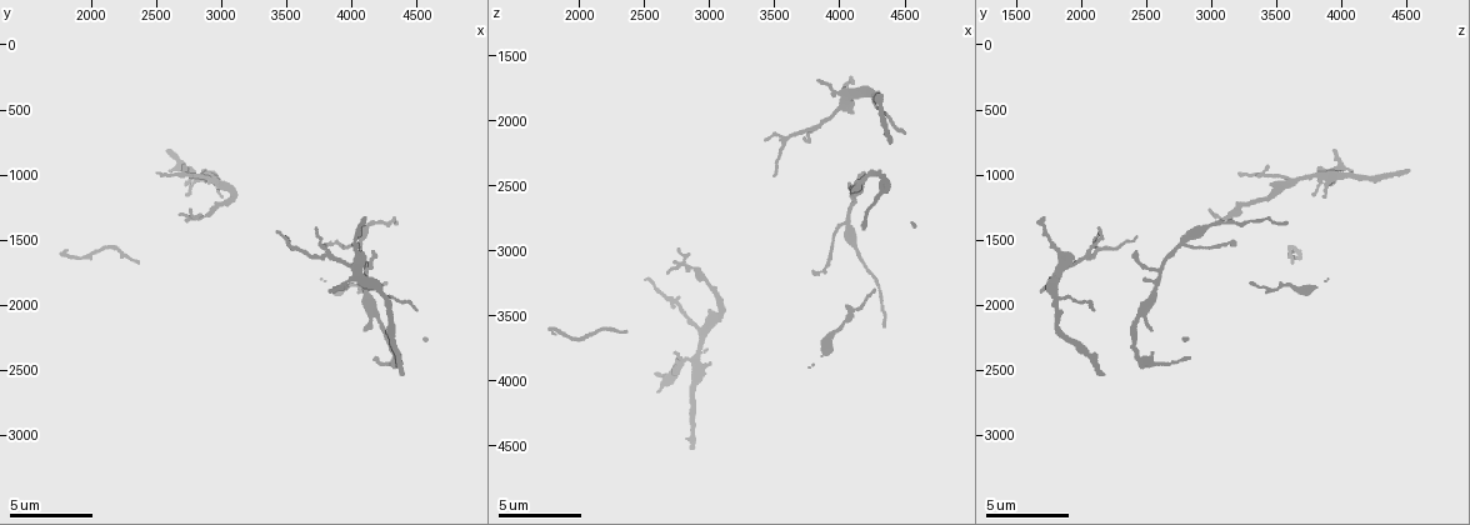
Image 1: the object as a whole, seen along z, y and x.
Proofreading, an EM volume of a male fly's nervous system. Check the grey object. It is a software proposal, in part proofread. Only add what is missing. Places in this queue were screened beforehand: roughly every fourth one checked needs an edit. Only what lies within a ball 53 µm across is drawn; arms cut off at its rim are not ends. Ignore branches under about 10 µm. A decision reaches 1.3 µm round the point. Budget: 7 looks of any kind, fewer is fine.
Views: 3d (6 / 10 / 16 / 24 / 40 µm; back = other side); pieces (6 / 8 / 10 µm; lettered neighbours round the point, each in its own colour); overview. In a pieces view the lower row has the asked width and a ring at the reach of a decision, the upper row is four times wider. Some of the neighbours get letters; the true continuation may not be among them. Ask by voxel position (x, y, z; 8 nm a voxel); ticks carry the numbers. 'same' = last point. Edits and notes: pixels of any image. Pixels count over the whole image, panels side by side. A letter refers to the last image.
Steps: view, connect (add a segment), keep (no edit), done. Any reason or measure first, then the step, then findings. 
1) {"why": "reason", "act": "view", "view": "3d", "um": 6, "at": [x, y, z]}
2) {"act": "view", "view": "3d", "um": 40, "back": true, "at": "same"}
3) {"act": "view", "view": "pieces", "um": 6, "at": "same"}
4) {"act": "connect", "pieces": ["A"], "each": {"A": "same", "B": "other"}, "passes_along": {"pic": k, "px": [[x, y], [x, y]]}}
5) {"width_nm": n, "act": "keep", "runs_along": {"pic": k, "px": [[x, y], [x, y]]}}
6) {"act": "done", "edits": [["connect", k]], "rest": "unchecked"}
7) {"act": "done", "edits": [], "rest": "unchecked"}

{"why": "branch stops here", "act": "view", "view": "pieces", "um": 8, "at": [4160, 1600, 2400]}

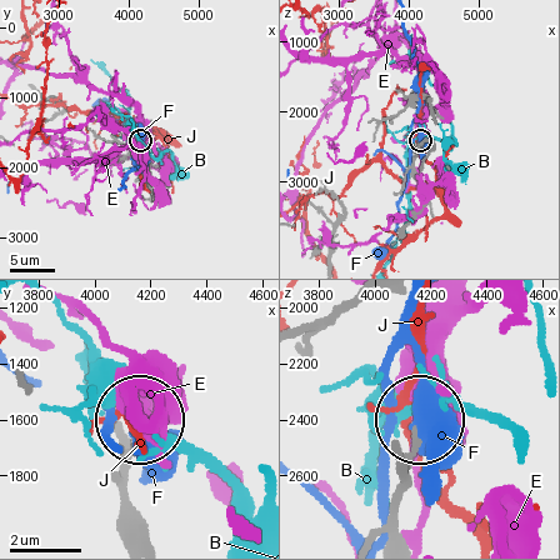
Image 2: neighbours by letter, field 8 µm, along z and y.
{"act": "keep", "each": {"B": "other", "E": "other", "F": "other", "J": "other"}, "found": "none of them fits"}

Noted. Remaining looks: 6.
{"why": "tapers out", "act": "view", "view": "pieces", "um": 8, "at": [3840, 1880, 1720]}

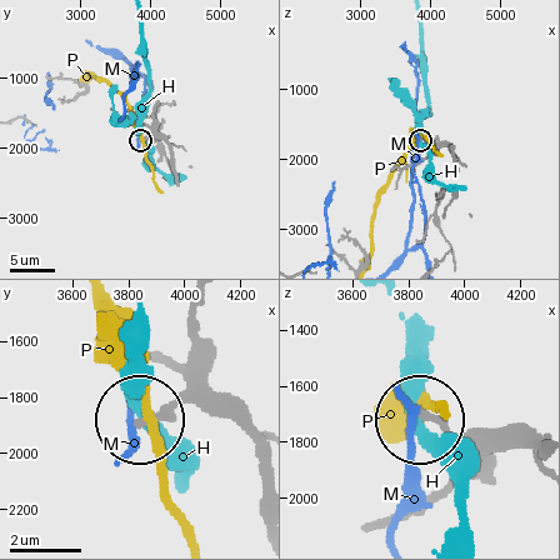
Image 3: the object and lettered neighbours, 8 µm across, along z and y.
{"act": "keep", "each": {"H": "other", "M": "other", "P": "other"}, "found": "no lettered segment goes on from it"}

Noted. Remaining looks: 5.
{"why": "branch stops here", "act": "view", "view": "pieces", "um": 8, "at": [2600, 820, 3980]}

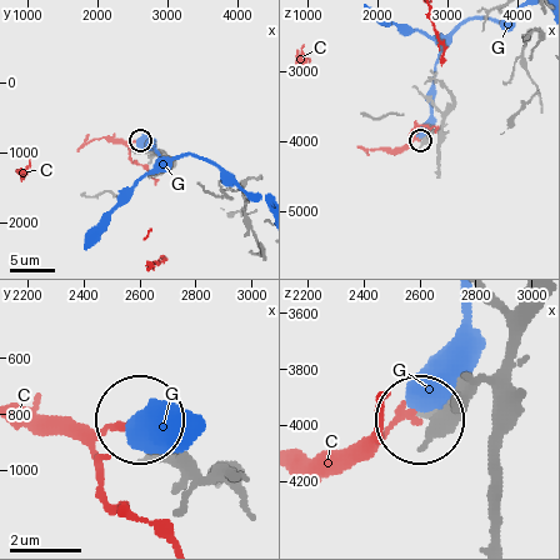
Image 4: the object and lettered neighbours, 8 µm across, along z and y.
{"act": "keep", "each": {"C": "other", "G": "other"}, "found": "none of them fits"}

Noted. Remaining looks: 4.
{"act": "done", "edits": [], "rest": "unchecked"}

